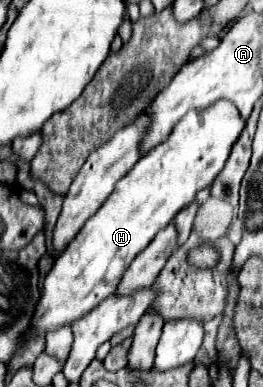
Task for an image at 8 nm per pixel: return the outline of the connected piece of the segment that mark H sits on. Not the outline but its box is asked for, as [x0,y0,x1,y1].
[29,100,245,334]

